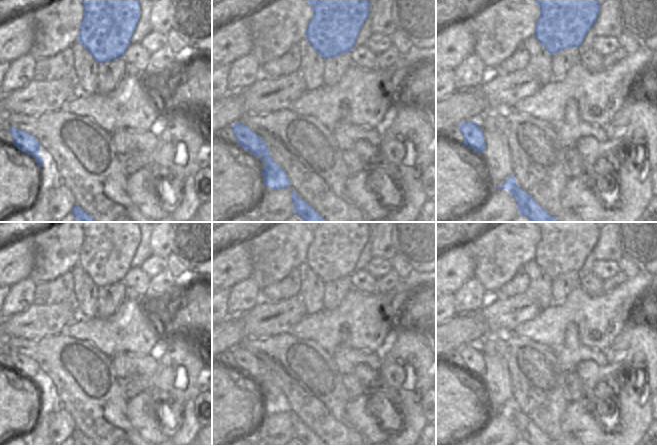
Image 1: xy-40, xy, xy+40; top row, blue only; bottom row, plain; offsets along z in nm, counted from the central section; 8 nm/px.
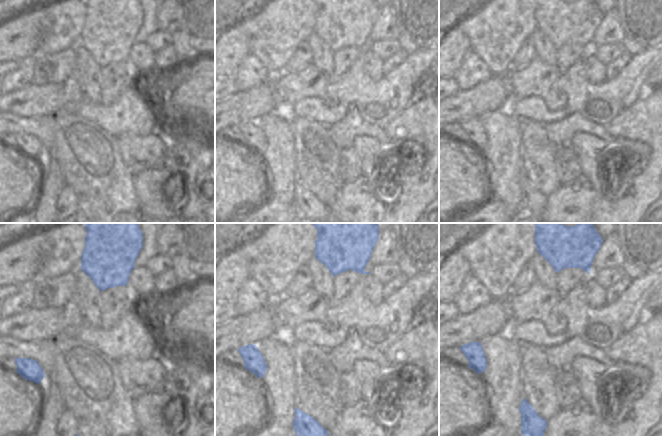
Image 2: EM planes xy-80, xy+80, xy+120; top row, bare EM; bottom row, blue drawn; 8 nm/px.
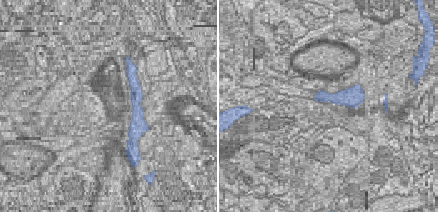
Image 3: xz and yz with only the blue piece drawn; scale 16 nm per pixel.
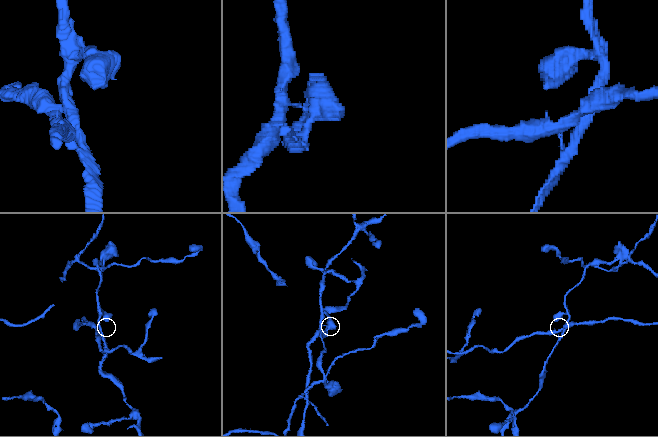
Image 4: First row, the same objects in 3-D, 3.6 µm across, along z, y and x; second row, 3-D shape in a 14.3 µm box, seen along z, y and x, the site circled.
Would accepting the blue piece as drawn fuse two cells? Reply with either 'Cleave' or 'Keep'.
Cleave

